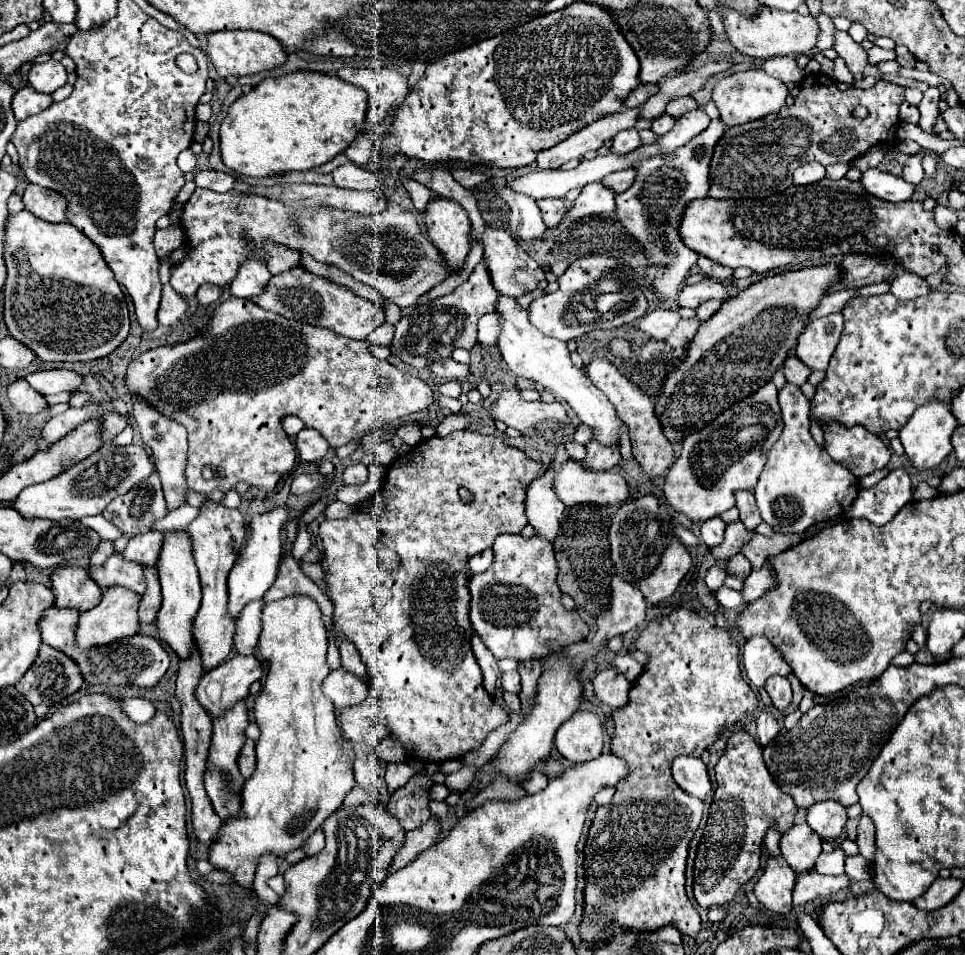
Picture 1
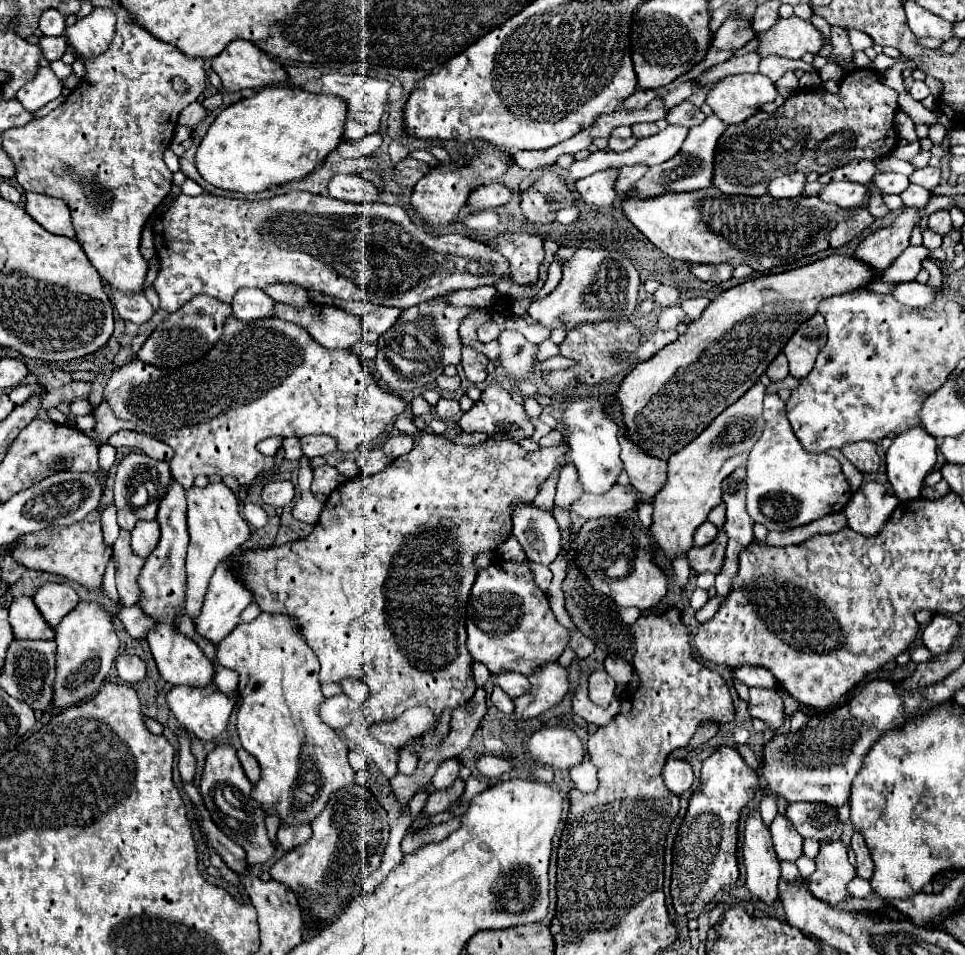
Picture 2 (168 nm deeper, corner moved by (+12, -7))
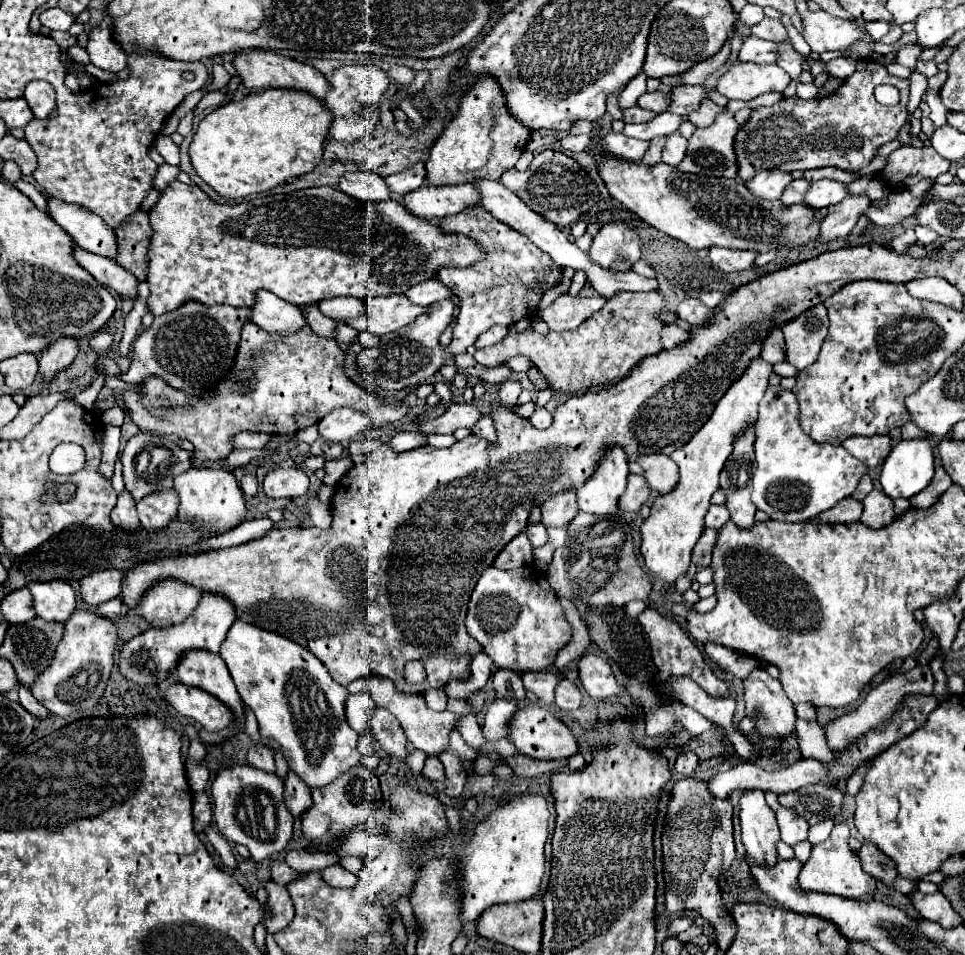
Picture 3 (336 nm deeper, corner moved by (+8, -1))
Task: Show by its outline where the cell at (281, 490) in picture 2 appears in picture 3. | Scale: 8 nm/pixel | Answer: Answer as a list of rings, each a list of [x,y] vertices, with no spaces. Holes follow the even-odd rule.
[[[275,468],[263,480],[263,492],[269,498],[299,498],[309,490],[309,478],[299,468]]]

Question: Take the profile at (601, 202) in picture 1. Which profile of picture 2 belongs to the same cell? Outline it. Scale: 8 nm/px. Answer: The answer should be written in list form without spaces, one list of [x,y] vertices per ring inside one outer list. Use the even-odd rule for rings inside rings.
[[[605,170],[599,174],[593,174],[591,178],[583,178],[579,182],[575,182],[575,190],[579,194],[579,200],[595,206],[595,208],[609,208],[613,204],[615,190],[613,190],[613,182],[615,182],[615,174],[619,170]]]

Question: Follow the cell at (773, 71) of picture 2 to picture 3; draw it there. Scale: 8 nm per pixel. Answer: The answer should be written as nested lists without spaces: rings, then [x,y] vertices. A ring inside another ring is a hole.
[[[779,44],[779,60],[777,60],[777,64],[793,80],[799,80],[799,74],[803,72],[803,62],[805,62],[805,58],[801,54],[797,54],[789,44]]]

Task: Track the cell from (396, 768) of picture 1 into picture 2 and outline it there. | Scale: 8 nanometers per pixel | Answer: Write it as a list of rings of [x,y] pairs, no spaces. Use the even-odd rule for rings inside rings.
[[[365,736],[365,740],[361,742],[361,748],[373,758],[377,768],[387,776],[387,780],[397,774],[397,748],[383,746],[371,736]]]

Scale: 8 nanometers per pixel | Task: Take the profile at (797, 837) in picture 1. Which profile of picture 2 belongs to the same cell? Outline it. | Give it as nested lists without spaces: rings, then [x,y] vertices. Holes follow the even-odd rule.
[[[777,816],[771,826],[769,832],[773,836],[773,848],[777,852],[777,858],[783,862],[795,862],[801,854],[803,854],[803,838],[799,836],[799,832],[791,826],[791,822],[785,816]]]

